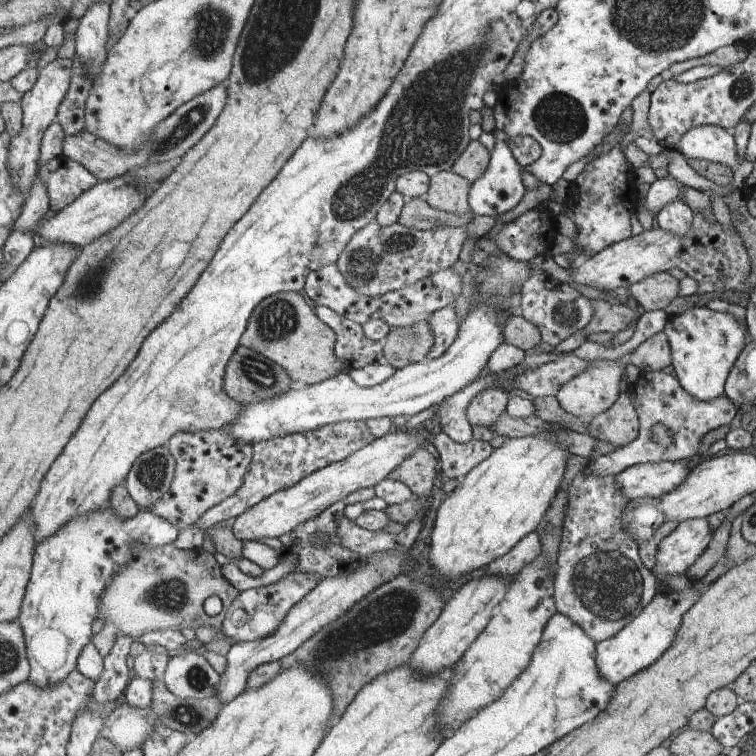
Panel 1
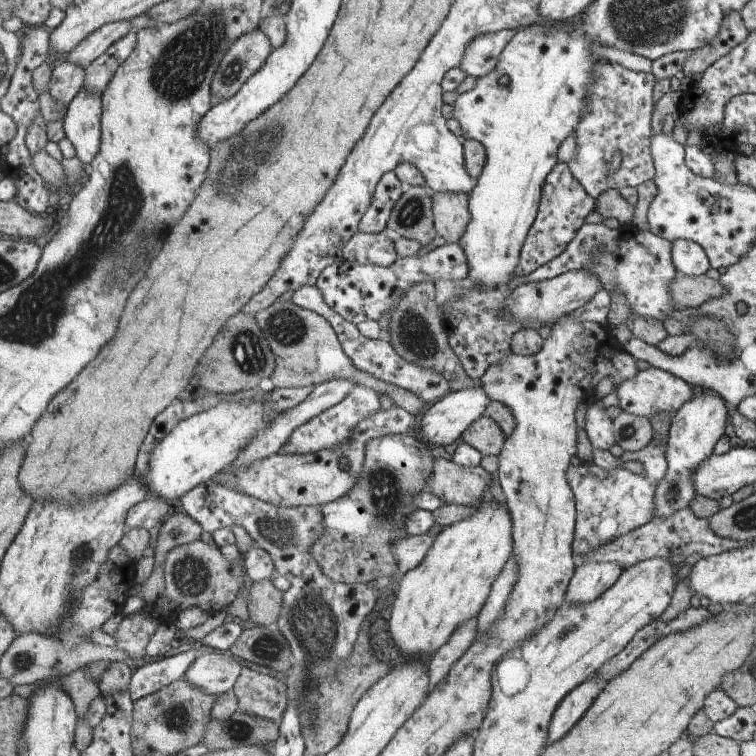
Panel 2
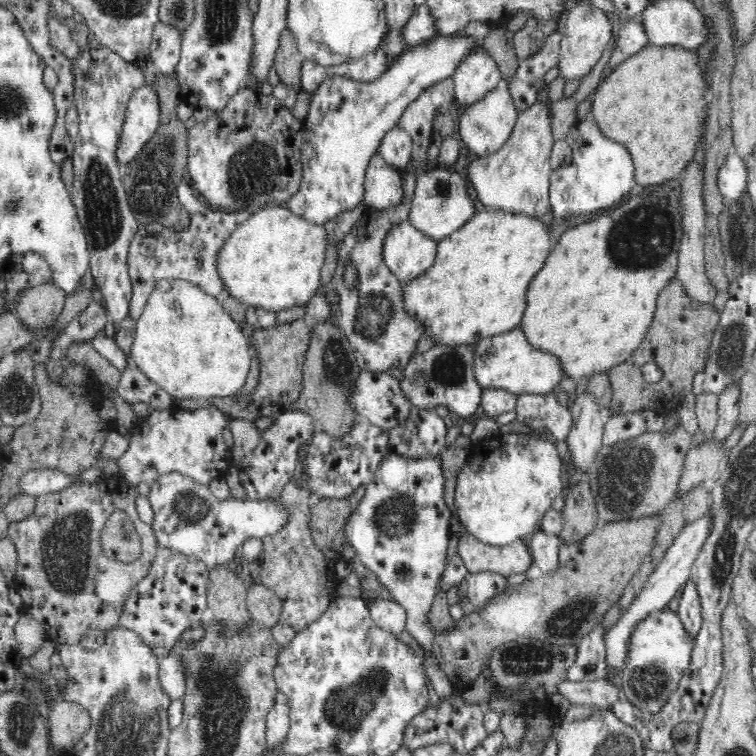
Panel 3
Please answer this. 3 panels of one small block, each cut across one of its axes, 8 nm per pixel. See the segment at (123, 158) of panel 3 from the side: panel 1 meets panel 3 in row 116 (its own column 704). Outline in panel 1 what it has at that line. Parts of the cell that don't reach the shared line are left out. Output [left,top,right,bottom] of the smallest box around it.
[677,125,738,170]

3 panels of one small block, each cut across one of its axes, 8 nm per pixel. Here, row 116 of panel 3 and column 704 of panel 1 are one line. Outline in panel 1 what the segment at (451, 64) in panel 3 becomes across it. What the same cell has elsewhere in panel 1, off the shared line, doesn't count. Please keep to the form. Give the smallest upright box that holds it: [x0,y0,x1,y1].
[662,306,745,402]

